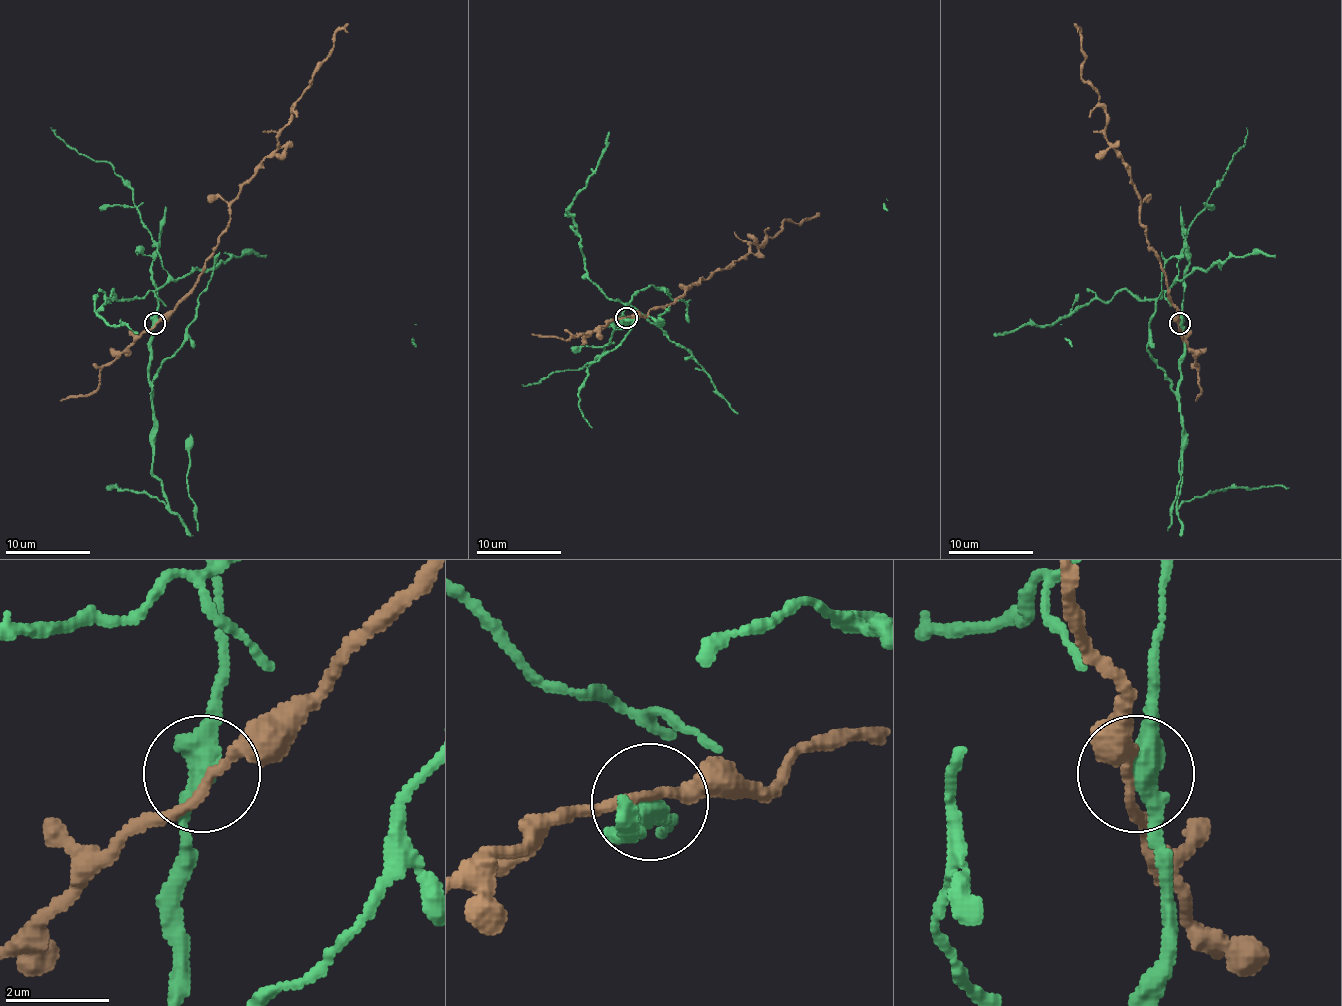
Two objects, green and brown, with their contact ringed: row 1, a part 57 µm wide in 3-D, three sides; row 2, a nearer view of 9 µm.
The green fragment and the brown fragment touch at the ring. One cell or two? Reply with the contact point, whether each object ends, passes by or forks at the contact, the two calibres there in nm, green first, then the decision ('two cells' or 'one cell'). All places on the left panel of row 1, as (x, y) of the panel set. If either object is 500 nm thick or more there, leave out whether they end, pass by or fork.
place (154, 323); green passes by; brown passes by; calibres 420 and 200 nm; two cells

